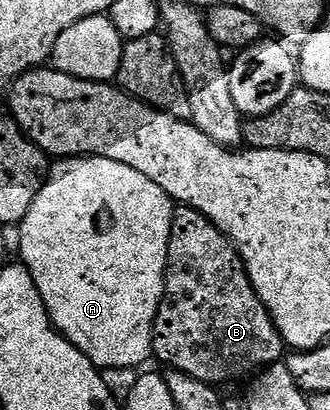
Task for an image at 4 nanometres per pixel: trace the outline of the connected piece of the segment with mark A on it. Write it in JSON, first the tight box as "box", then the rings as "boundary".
{"box":[19,155,174,369],"boundary":[[[97,155],[64,157],[49,170],[30,213],[19,224],[20,259],[46,305],[52,325],[98,369],[140,367],[153,358],[152,326],[164,300],[174,204],[146,173]]]}

